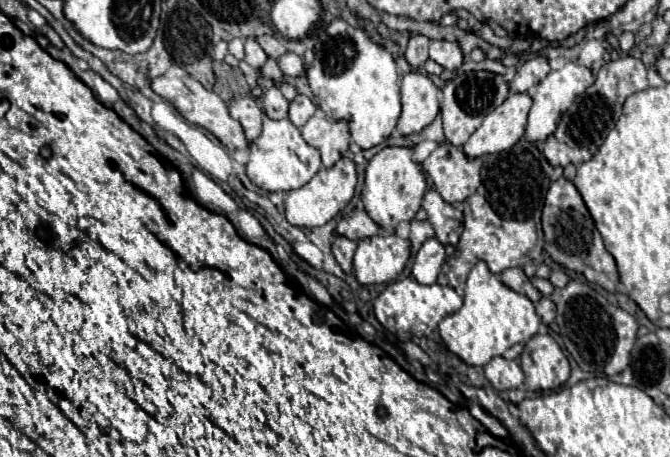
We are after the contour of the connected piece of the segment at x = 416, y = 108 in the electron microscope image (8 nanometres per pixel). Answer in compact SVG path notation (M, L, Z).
M409 71L401 81L403 113L397 121L401 135L411 135L427 127L439 113L439 89L437 85L419 71Z

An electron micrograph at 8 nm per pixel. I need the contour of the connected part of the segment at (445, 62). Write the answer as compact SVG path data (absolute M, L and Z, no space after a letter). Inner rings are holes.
M439 39L439 41L431 41L429 45L429 57L433 61L437 61L439 65L443 65L445 69L449 71L455 71L461 67L463 63L463 51L459 47L459 43L455 41L445 41L445 39Z

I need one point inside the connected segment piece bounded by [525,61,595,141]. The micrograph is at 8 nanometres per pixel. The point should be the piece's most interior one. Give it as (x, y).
(558, 90)

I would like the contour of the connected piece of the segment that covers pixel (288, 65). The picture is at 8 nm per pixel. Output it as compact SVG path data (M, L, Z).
M287 51L285 55L281 55L281 57L277 59L277 63L279 63L281 71L283 71L285 75L289 75L289 77L299 77L299 75L303 75L303 63L301 63L301 59L299 59L299 55L295 55L295 53L291 53L291 51Z

